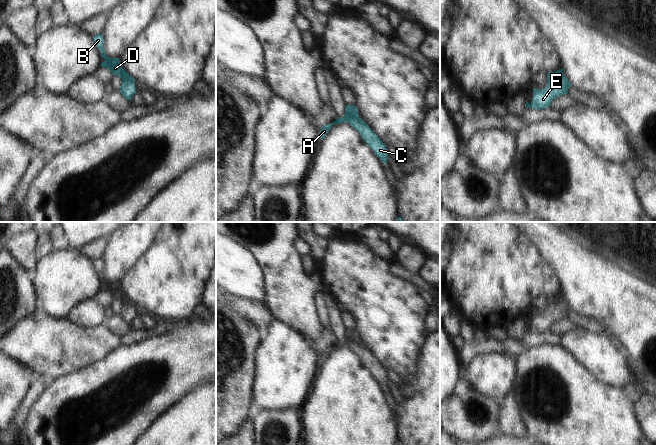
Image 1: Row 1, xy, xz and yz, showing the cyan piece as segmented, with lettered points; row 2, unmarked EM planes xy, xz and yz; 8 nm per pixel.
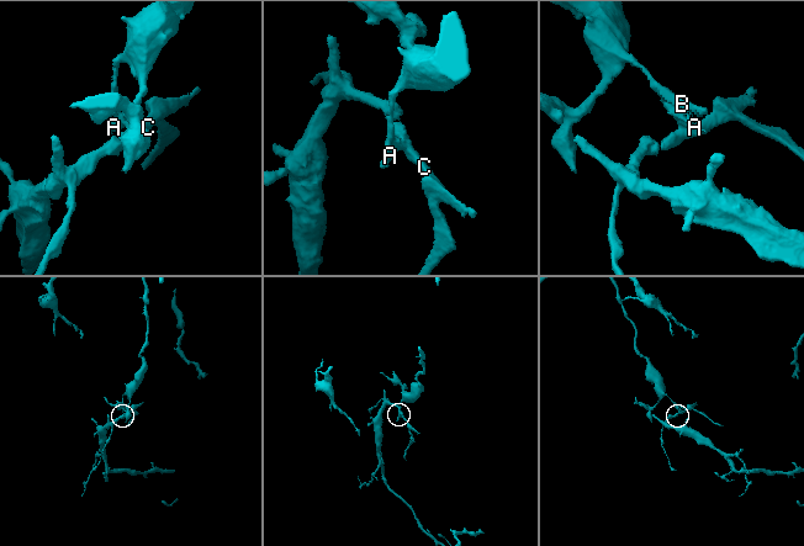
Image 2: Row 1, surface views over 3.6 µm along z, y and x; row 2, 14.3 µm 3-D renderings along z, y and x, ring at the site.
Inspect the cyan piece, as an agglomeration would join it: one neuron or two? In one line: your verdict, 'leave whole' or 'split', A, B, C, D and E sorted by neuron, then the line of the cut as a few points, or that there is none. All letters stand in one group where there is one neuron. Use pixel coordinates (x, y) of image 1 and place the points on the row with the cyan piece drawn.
split | A B D / C E | yz (563, 75), (548, 80)

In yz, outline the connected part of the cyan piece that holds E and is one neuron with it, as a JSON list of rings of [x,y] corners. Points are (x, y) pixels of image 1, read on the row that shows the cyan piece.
[[[562,76],[559,79],[553,78],[548,80],[547,85],[545,88],[539,90],[534,88],[533,89],[533,99],[532,102],[529,104],[526,101],[526,108],[532,109],[545,109],[551,106],[551,102],[553,99],[568,94],[568,89],[572,85],[570,84],[569,80]]]

